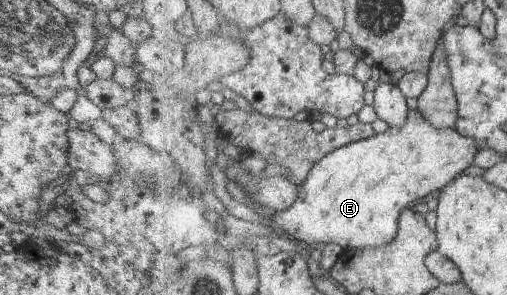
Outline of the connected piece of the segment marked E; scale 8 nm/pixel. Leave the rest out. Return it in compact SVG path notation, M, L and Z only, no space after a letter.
M418 109L410 110L409 120L403 128L397 128L393 126L387 130L385 133L377 133L371 138L365 140L353 142L345 147L335 150L333 153L330 153L328 156L325 156L322 160L319 160L303 184L299 185L299 194L297 194L297 200L295 204L289 209L277 212L270 212L267 220L270 222L274 228L278 227L285 234L292 236L297 241L303 241L307 244L337 244L341 246L344 251L349 251L353 249L357 250L367 250L367 248L379 248L379 246L387 246L391 244L395 238L397 238L399 230L399 220L401 214L404 210L407 209L407 206L411 206L415 200L419 198L425 198L429 196L431 192L439 190L440 192L447 187L447 184L450 184L458 176L459 172L467 170L469 166L473 165L474 156L477 156L477 142L473 138L467 138L459 134L456 129L453 128L435 128L427 118L423 118L423 114L419 112Z

